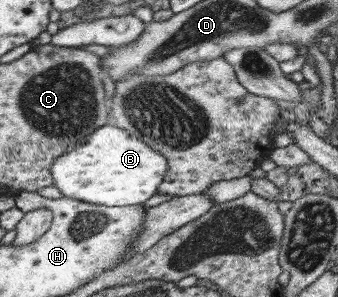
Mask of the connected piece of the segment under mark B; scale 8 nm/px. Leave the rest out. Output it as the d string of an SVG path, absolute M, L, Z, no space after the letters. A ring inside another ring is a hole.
M106 125L94 131L76 149L54 161L54 186L66 198L84 200L100 206L126 207L144 204L158 192L170 170L168 158L150 144L134 137L117 125Z

